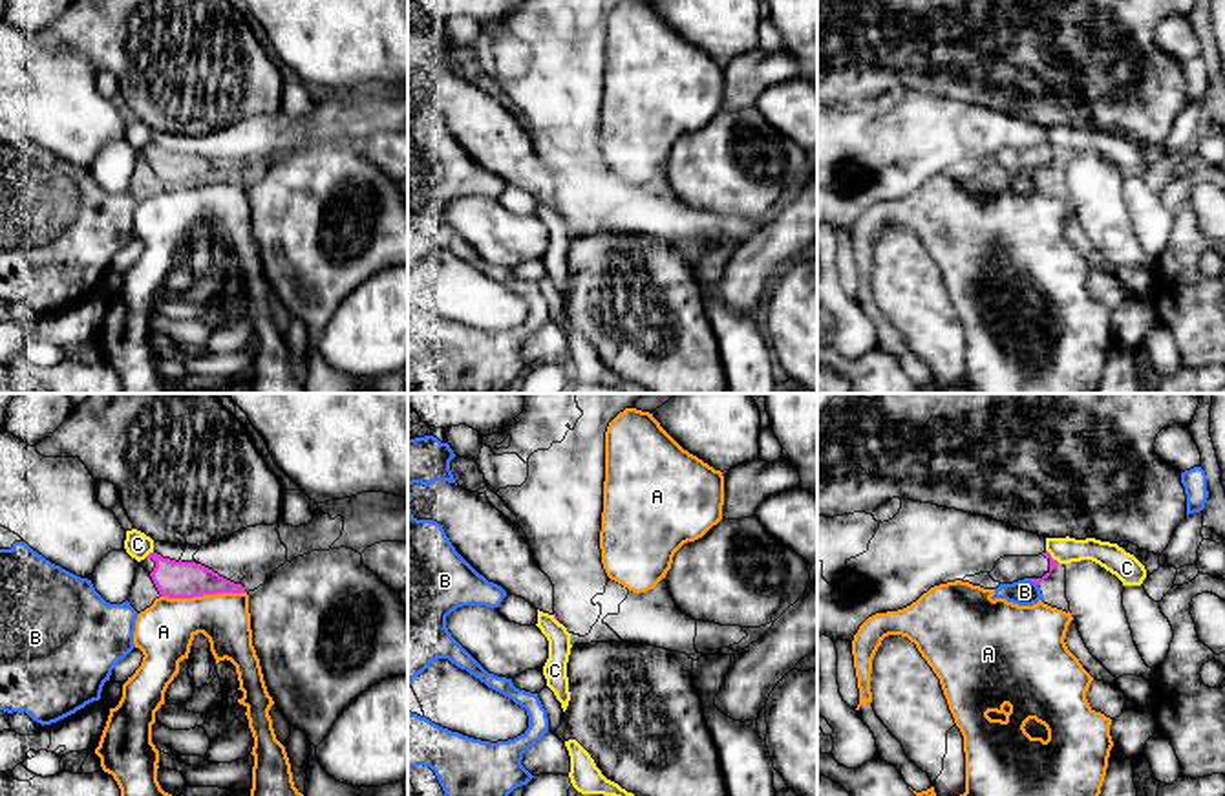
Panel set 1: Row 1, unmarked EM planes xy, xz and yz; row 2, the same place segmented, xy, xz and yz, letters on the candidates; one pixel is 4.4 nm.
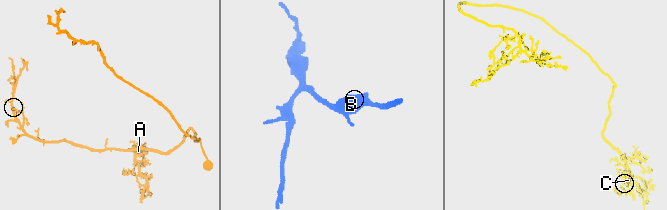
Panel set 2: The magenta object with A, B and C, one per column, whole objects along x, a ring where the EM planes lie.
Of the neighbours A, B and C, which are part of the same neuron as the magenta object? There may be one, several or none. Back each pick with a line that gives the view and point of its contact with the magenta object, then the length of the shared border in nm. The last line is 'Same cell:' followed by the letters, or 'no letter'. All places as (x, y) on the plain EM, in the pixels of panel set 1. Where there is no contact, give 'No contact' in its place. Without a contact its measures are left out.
Same cell: no letter

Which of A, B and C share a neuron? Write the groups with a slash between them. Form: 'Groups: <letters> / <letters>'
Groups: A / B / C

